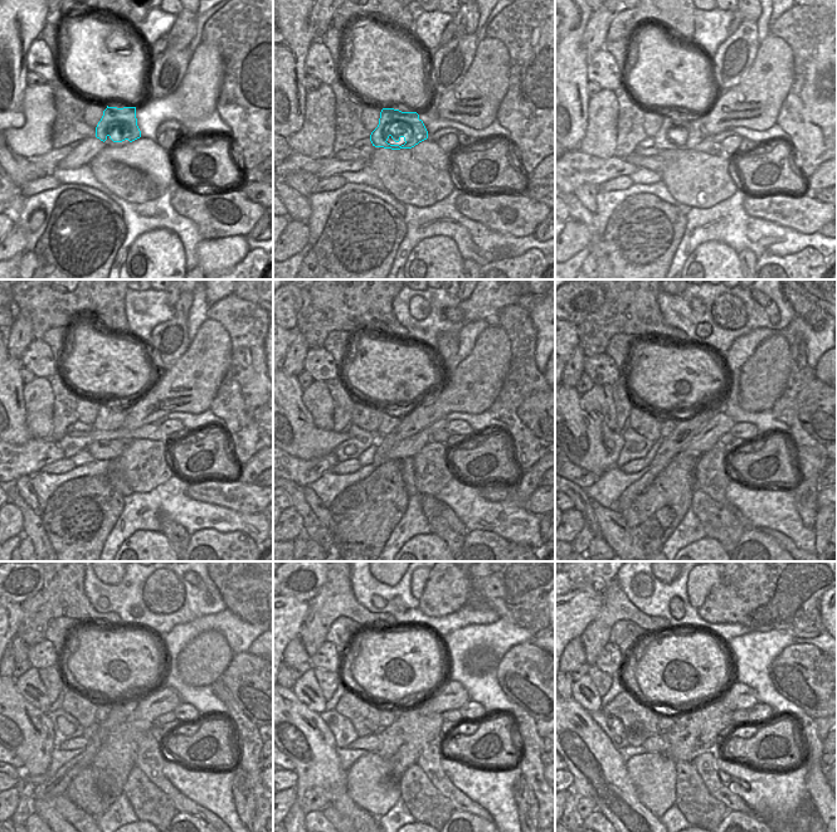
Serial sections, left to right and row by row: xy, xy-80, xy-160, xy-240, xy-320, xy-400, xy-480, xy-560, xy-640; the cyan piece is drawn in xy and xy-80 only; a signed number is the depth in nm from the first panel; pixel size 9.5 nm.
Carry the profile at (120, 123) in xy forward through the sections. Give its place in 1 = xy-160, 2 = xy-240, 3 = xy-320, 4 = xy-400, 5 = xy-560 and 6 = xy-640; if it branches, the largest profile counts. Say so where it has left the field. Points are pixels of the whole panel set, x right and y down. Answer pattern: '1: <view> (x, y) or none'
1: xy-160 (679, 131)
2: xy-240 (110, 417)
3: xy-320 (390, 421)
4: xy-400 (670, 422)
5: xy-560 (388, 715)
6: xy-640 (666, 720)

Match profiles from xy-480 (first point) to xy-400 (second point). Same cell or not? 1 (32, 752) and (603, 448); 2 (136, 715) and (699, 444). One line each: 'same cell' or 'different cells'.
1: same cell
2: same cell

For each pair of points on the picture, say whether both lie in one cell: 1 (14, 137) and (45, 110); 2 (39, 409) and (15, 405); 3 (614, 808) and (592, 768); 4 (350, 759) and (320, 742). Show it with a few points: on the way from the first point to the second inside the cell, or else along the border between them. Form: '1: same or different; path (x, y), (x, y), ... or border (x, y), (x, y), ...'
1: same; path (22, 135), (39, 117)
2: different; border (23, 383), (25, 426), (32, 436)
3: same; path (614, 798), (613, 791), (602, 778)
4: different; border (336, 748), (339, 765), (345, 772)

